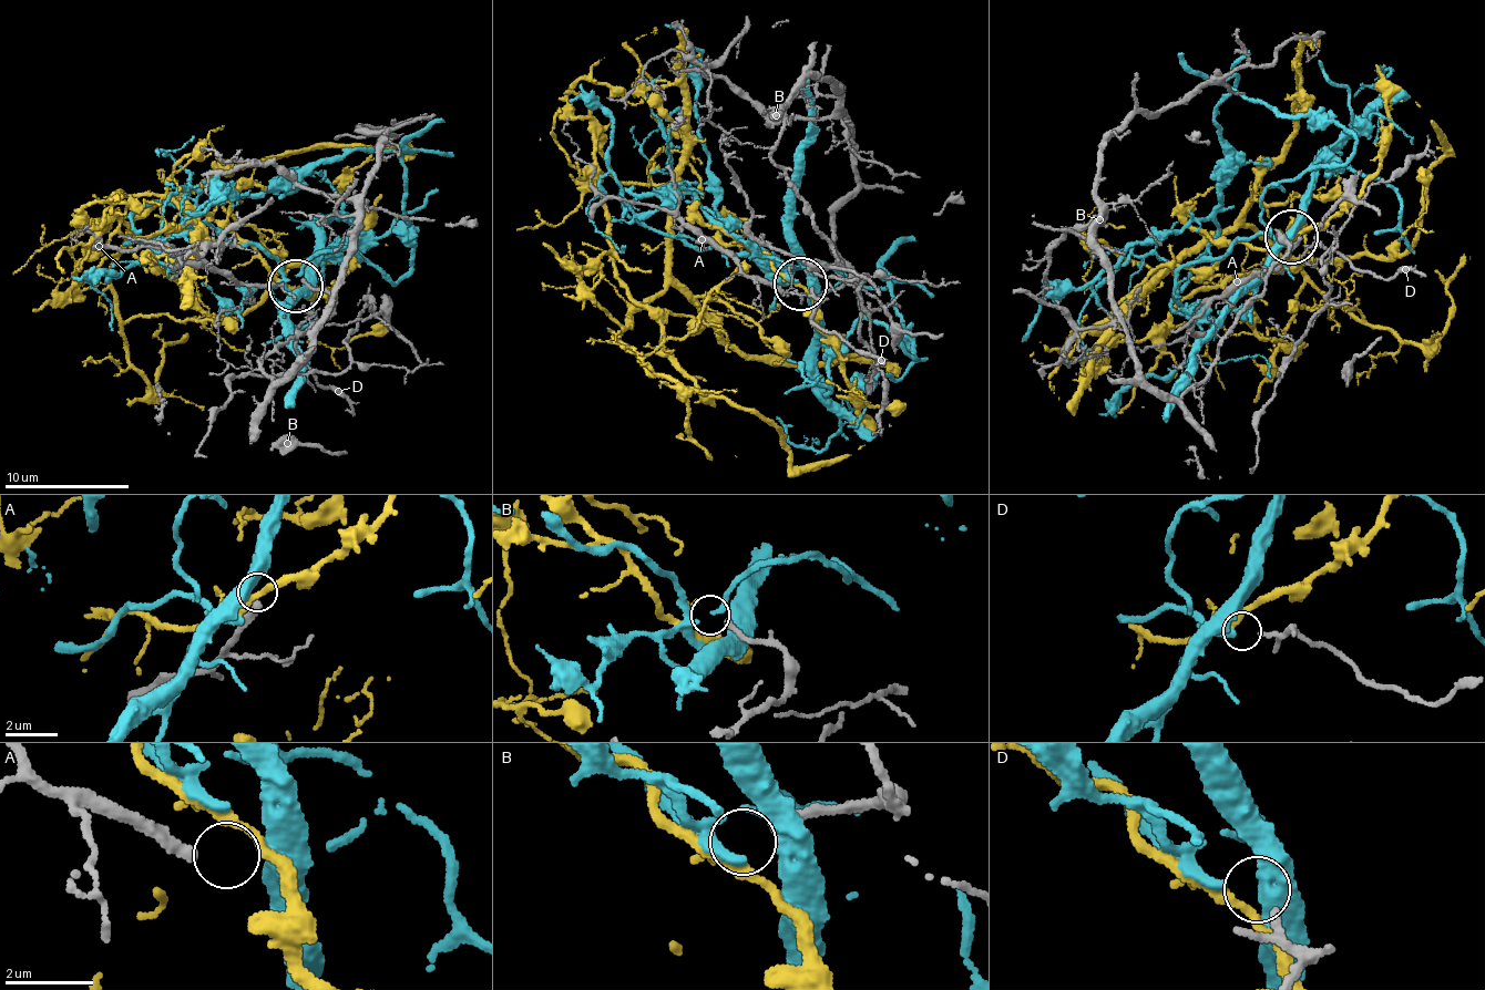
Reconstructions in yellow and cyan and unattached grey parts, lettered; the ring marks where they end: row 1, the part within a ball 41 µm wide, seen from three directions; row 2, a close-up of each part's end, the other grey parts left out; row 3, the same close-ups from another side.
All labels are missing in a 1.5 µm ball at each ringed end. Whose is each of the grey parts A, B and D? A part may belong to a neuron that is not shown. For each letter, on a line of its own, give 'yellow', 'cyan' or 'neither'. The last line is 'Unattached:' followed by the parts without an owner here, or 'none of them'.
A: neither
B: neither
D: cyan
Unattached: A, B

